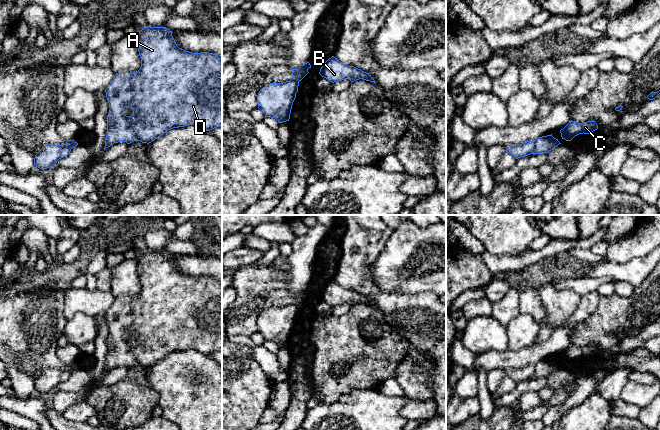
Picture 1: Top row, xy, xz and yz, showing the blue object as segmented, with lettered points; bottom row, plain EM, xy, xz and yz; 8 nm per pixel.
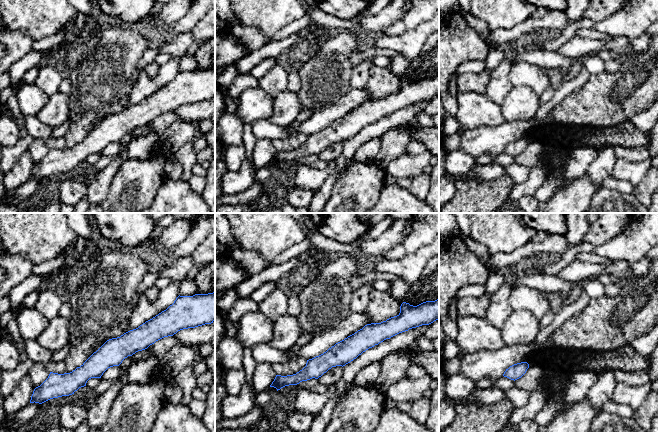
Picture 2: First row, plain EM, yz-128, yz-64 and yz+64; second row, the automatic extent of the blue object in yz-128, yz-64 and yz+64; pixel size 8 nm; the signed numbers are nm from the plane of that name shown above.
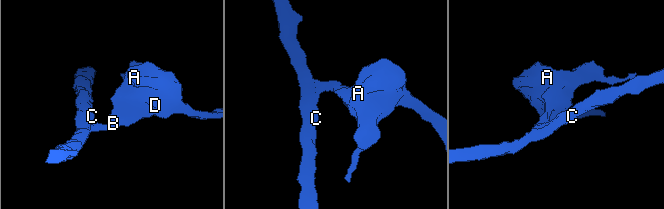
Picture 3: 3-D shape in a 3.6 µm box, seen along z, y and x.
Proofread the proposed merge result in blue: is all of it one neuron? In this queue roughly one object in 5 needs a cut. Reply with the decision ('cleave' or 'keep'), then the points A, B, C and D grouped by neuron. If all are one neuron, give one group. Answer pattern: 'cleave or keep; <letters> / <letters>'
cleave; A B D / C

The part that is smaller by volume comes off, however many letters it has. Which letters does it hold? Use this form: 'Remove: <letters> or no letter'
Remove: A, B, D

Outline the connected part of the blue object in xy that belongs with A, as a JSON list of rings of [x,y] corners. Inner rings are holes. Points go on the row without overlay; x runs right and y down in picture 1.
[[[150,251],[139,255],[137,272],[141,291],[136,297],[118,296],[105,313],[109,327],[107,358],[104,373],[114,367],[134,365],[151,367],[170,353],[194,349],[210,355],[222,350],[222,284],[209,276],[192,277],[179,272],[166,251]],[[124,332],[133,334],[131,340],[124,338]]]

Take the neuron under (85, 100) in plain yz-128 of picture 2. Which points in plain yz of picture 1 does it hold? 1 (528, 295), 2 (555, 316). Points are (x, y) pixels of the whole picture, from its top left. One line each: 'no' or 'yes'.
1: no
2: yes

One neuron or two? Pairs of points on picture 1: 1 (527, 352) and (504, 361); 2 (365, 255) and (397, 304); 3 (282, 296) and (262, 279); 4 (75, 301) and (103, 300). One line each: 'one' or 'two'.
1: one
2: one
3: one
4: one

